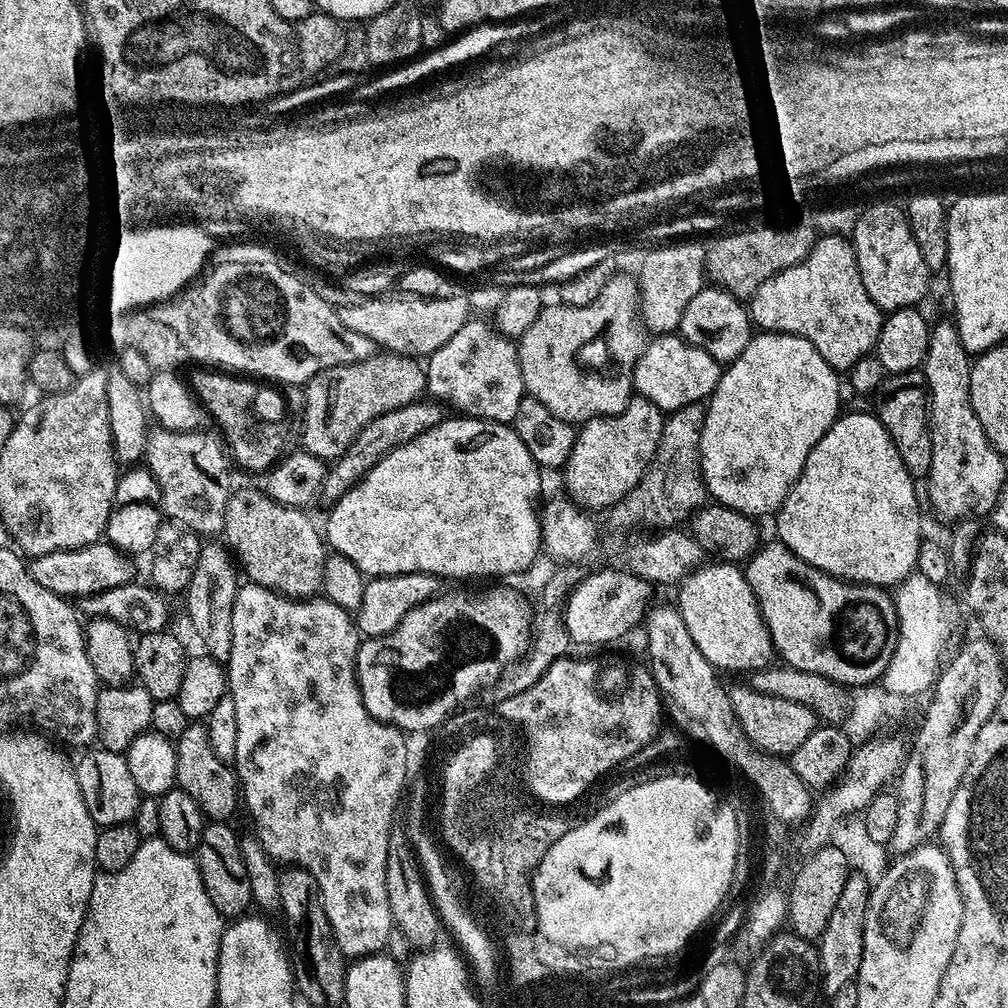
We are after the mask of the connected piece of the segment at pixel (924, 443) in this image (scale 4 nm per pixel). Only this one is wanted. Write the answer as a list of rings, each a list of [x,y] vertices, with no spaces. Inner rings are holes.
[[[923,371],[885,375],[874,393],[874,399],[874,415],[882,422],[886,434],[890,434],[890,442],[894,442],[898,458],[902,458],[902,466],[906,466],[914,478],[927,477],[934,454],[928,425],[928,384],[924,380]]]

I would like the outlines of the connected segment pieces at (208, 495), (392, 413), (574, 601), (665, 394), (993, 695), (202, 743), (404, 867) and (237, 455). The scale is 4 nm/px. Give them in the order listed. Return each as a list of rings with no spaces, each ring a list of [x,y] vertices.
[[[153,427],[147,433],[143,459],[160,491],[158,503],[163,515],[201,538],[216,538],[224,531],[224,511],[230,495],[230,460],[225,445],[204,431],[171,432]]]
[[[431,398],[415,400],[413,404],[398,406],[398,410],[390,410],[386,414],[378,414],[363,430],[356,433],[354,442],[327,469],[322,487],[322,495],[328,502],[339,500],[341,494],[349,492],[386,454],[390,454],[398,446],[410,442],[420,432],[438,426],[446,419],[446,408],[441,401]]]
[[[608,568],[605,572],[589,571],[584,581],[568,595],[564,603],[564,626],[573,645],[623,641],[624,635],[647,616],[654,600],[653,585],[632,572],[619,570]]]
[[[660,334],[645,343],[644,353],[632,371],[632,387],[639,399],[649,400],[667,414],[682,406],[707,401],[718,386],[721,371],[722,365],[706,350],[687,344],[678,334]]]
[[[987,638],[968,640],[951,660],[952,657],[940,669],[936,686],[930,693],[932,701],[928,704],[928,714],[916,734],[916,742],[910,746],[910,753],[894,788],[898,798],[898,823],[890,848],[896,851],[897,857],[921,848],[939,833],[946,818],[946,810],[950,810],[950,802],[954,799],[954,790],[958,790],[958,782],[962,782],[962,774],[966,774],[966,766],[970,766],[970,754],[974,754],[974,740],[978,738],[978,730],[986,726],[990,714],[994,714],[1002,694],[1006,691],[1004,684],[1006,661],[1000,657],[1000,649],[996,647],[994,641]]]
[[[200,722],[189,723],[187,728],[181,730],[175,737],[176,746],[176,783],[175,787],[181,788],[194,802],[198,804],[198,810],[209,821],[228,822],[233,818],[238,808],[238,781],[235,771],[228,768],[220,761],[218,753],[212,749],[212,740],[208,737],[205,725]]]
[[[393,827],[388,834],[388,857],[386,858],[386,898],[390,902],[392,923],[409,940],[413,949],[431,947],[441,935],[442,925],[430,894],[424,885],[420,868],[416,865],[416,855],[404,837],[403,827]]]
[[[204,370],[196,372],[190,379],[190,388],[195,399],[202,405],[203,411],[212,415],[214,423],[220,427],[219,435],[230,453],[248,472],[267,473],[269,468],[290,452],[297,451],[298,432],[288,425],[288,422],[262,422],[252,413],[254,394],[258,387],[257,381],[233,374],[228,370]]]

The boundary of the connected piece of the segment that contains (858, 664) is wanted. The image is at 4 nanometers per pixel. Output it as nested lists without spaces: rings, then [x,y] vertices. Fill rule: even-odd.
[[[766,544],[748,557],[742,571],[768,627],[775,655],[790,668],[822,674],[845,686],[879,681],[898,642],[893,593],[878,584],[840,580],[810,566],[784,544]]]

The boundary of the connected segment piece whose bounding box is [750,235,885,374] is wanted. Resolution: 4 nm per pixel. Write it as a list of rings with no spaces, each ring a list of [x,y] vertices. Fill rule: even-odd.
[[[821,235],[810,254],[794,266],[767,278],[757,288],[750,299],[750,315],[753,325],[765,332],[785,332],[791,336],[806,338],[826,358],[831,368],[837,373],[847,373],[863,356],[869,355],[878,342],[880,327],[885,313],[866,294],[866,286],[862,286],[862,274],[858,270],[858,258],[852,251],[851,239],[847,236]]]

